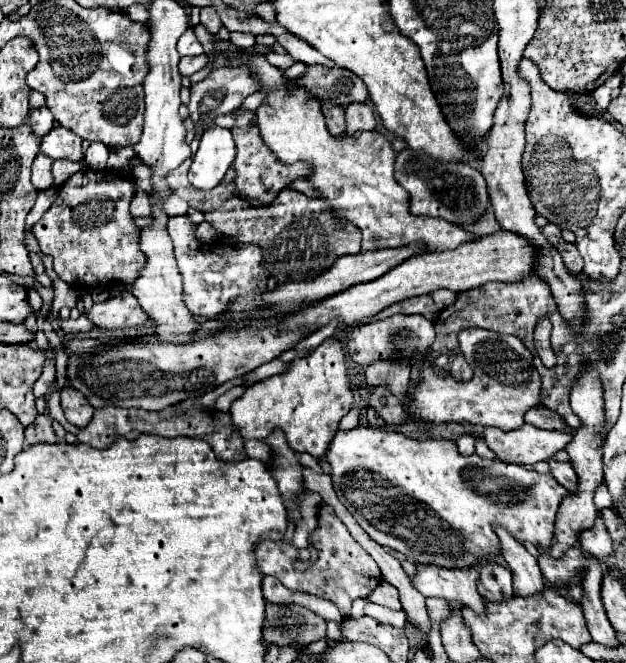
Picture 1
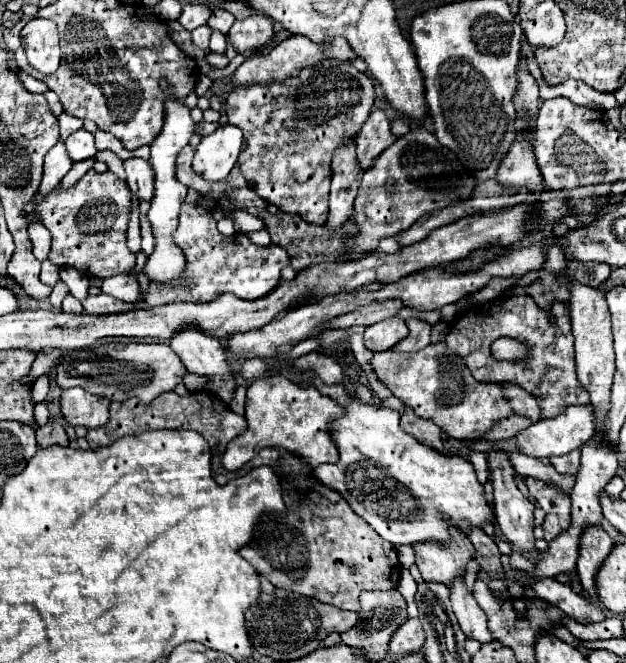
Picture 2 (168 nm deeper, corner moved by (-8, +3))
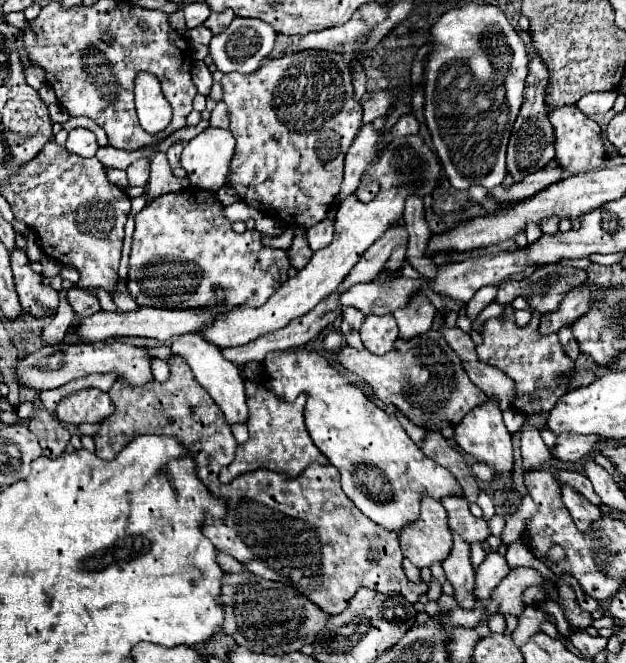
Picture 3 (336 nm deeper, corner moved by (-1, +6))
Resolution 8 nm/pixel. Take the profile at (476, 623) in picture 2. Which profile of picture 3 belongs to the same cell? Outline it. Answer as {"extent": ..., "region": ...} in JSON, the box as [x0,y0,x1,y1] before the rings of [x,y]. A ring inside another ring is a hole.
{"extent":[443,534,475,610],"region":[[[453,534],[453,550],[443,562],[443,570],[449,584],[453,586],[453,598],[457,600],[457,606],[471,610],[475,606],[475,570],[471,568],[469,560],[469,546],[459,534]]]}

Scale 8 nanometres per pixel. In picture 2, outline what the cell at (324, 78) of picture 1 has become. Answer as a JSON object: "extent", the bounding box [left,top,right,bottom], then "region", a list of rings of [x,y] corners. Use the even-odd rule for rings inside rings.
{"extent":[226,59,374,225],"region":[[[324,59],[312,67],[306,67],[302,69],[296,77],[288,77],[284,83],[270,83],[270,85],[244,85],[244,87],[236,87],[228,99],[226,99],[226,115],[228,115],[228,121],[236,127],[242,129],[244,133],[244,143],[242,143],[242,151],[240,151],[240,157],[238,157],[238,167],[242,171],[242,175],[246,177],[246,181],[252,185],[252,189],[258,193],[258,197],[262,197],[266,203],[272,203],[276,205],[280,211],[286,211],[286,213],[296,213],[300,215],[304,221],[310,221],[314,225],[324,225],[326,223],[326,217],[328,217],[328,193],[330,193],[330,177],[332,177],[332,159],[334,159],[334,151],[344,145],[342,141],[352,141],[358,137],[364,121],[368,119],[370,111],[372,111],[372,105],[374,105],[374,83],[368,75],[360,73],[356,67],[350,65],[350,61],[338,61],[338,59]]]}

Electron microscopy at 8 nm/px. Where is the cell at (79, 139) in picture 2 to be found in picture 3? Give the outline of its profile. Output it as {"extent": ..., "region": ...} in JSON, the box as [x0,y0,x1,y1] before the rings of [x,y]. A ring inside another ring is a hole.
{"extent":[67,128,99,158],"region":[[[73,128],[69,132],[69,138],[67,138],[67,150],[71,154],[77,154],[77,156],[83,156],[83,158],[91,158],[95,156],[99,144],[95,140],[95,134],[91,130],[85,130],[85,128]]]}

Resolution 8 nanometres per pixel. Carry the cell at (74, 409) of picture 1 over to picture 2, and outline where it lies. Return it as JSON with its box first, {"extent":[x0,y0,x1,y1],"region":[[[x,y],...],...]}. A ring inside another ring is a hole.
{"extent":[60,389,110,429],"region":[[[84,389],[62,391],[60,411],[72,427],[84,425],[88,429],[94,429],[94,427],[106,425],[108,423],[108,407],[110,407],[110,401],[106,397],[92,395]]]}

